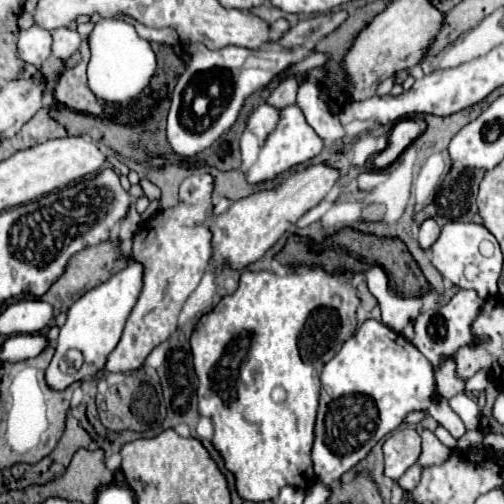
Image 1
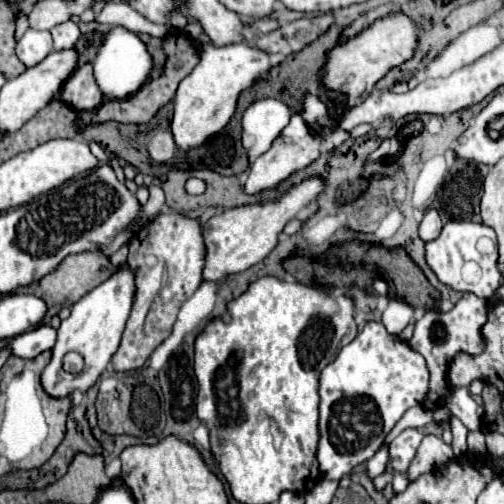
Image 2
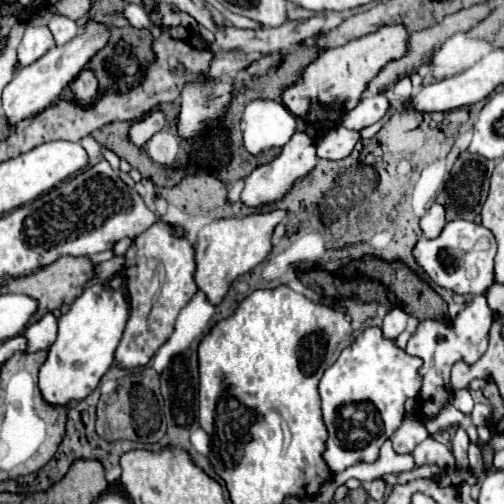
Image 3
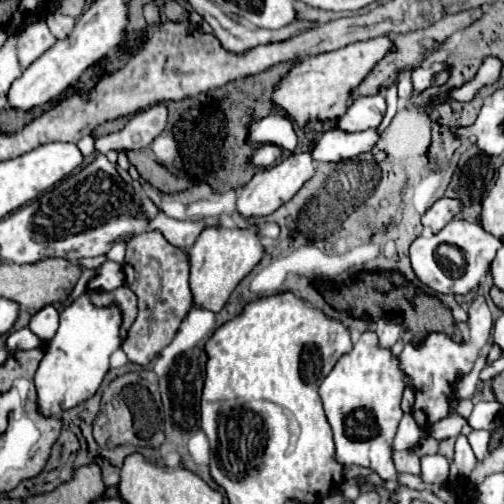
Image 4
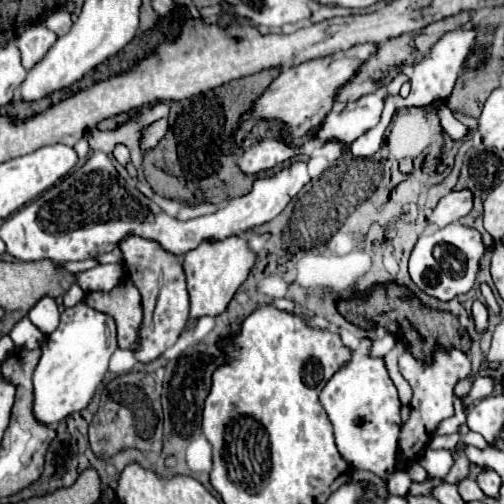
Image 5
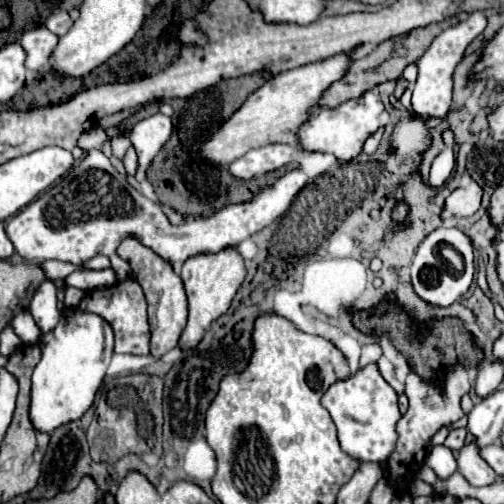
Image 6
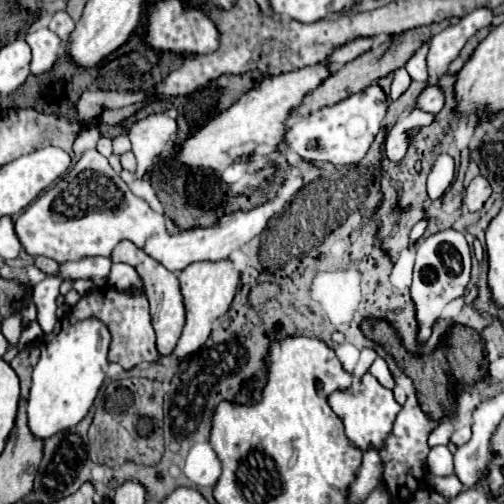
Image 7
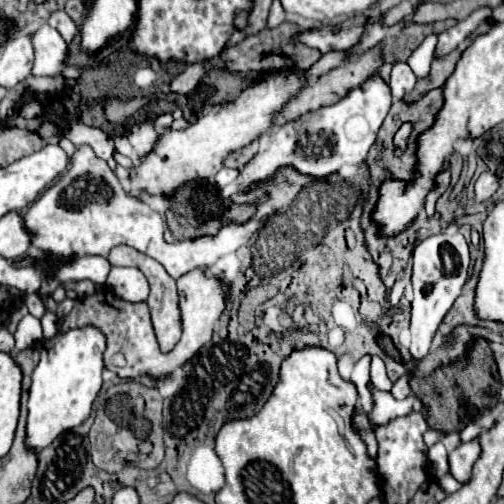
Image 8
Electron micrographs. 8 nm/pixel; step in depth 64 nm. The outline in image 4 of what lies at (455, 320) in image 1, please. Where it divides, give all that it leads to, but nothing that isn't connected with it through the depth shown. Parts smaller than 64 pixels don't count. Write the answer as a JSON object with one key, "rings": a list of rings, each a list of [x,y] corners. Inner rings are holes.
{"rings":[[[476,296],[474,302],[470,304],[468,310],[468,328],[470,328],[470,342],[464,344],[456,344],[454,340],[450,340],[444,334],[430,334],[422,344],[406,344],[402,354],[400,354],[400,370],[410,378],[414,394],[416,394],[416,402],[412,406],[412,416],[416,420],[416,424],[420,424],[420,428],[424,428],[424,424],[432,426],[434,422],[446,418],[450,414],[450,396],[454,392],[454,380],[456,376],[468,374],[480,354],[480,350],[486,346],[490,332],[492,332],[492,316],[490,316],[490,308],[486,304],[486,300],[482,296]]]}

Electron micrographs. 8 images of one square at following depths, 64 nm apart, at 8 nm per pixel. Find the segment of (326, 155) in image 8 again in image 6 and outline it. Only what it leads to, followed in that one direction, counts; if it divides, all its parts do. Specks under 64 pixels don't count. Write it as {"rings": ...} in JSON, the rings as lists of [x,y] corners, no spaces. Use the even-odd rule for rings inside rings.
{"rings":[[[378,90],[364,92],[362,98],[348,100],[336,108],[318,108],[308,114],[308,120],[298,128],[298,144],[306,152],[332,154],[340,162],[350,162],[362,154],[364,142],[380,128],[382,124],[382,100]]]}

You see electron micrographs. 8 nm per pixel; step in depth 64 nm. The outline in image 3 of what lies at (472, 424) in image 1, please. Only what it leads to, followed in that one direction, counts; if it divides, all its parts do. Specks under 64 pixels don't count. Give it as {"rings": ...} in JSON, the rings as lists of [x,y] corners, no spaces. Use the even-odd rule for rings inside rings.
{"rings":[[[454,390],[450,404],[454,404],[456,408],[460,408],[460,410],[466,412],[466,414],[470,414],[470,412],[472,412],[472,406],[474,406],[472,396],[470,396],[468,390]]]}

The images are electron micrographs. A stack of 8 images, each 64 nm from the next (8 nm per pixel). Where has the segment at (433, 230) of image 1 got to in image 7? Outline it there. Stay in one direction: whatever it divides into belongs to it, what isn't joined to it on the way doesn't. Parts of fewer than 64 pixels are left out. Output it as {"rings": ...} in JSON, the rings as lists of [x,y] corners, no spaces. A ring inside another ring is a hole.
{"rings":[[[476,176],[472,182],[470,182],[470,186],[468,186],[468,190],[466,190],[466,194],[462,194],[462,202],[464,202],[464,206],[468,208],[468,210],[480,210],[482,208],[482,204],[490,198],[490,194],[492,194],[492,186],[488,184],[488,180],[484,180],[484,176]]]}

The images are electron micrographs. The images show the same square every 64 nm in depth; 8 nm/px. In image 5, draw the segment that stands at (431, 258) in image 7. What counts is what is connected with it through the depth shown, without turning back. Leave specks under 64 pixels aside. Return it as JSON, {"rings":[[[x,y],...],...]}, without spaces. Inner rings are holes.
{"rings":[[[448,224],[446,228],[440,228],[428,236],[420,236],[420,240],[416,242],[412,256],[410,256],[410,278],[428,296],[438,298],[442,302],[448,302],[448,300],[458,298],[460,294],[466,294],[474,286],[480,258],[482,258],[480,234],[468,226],[462,226],[462,224]],[[438,244],[448,246],[452,254],[442,256],[440,260],[434,258],[432,250]]]}

